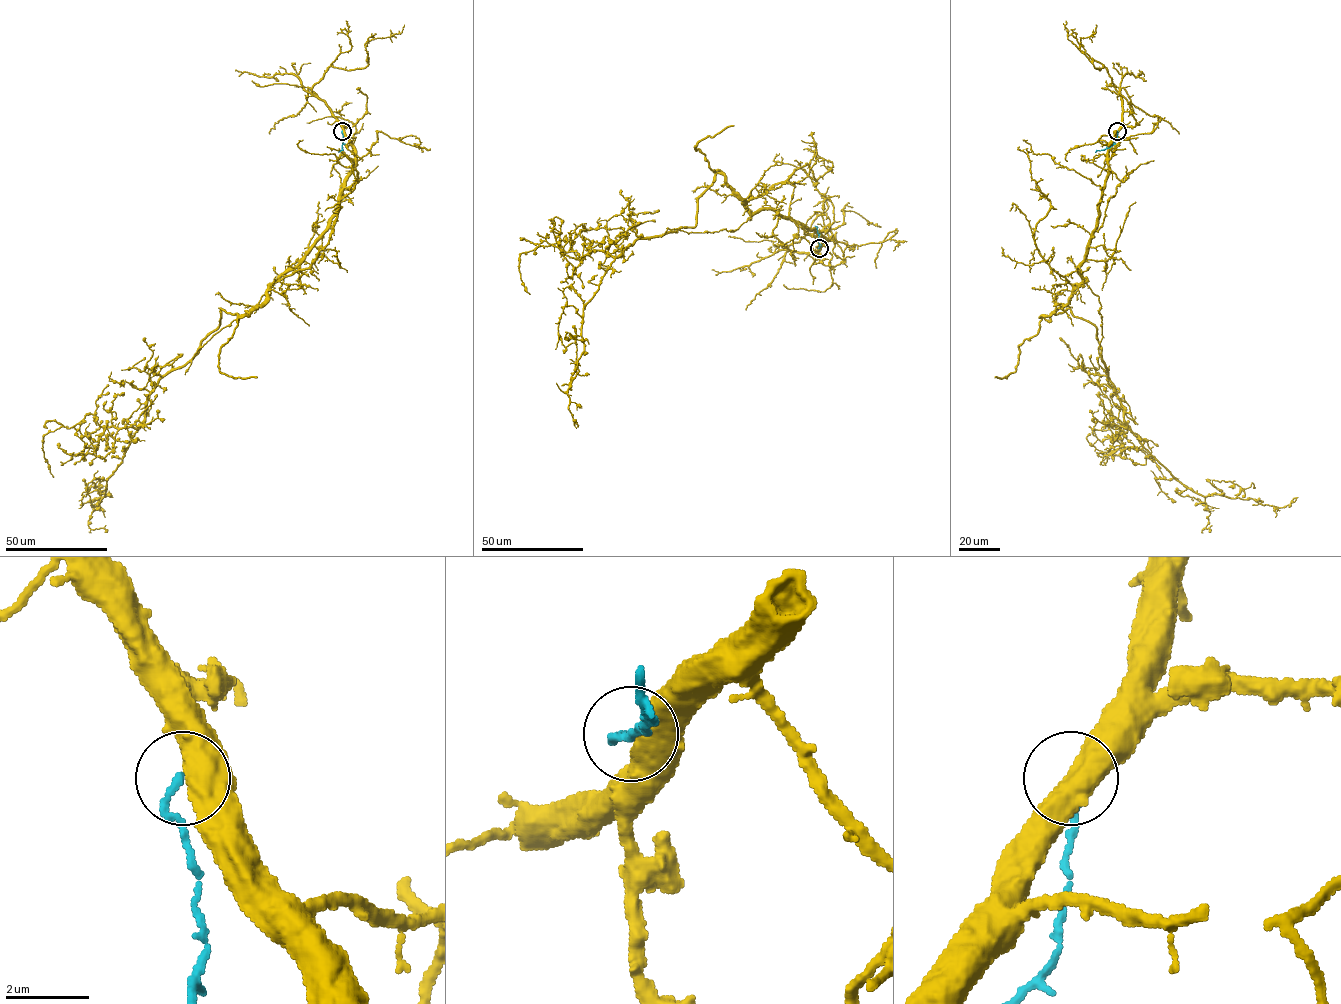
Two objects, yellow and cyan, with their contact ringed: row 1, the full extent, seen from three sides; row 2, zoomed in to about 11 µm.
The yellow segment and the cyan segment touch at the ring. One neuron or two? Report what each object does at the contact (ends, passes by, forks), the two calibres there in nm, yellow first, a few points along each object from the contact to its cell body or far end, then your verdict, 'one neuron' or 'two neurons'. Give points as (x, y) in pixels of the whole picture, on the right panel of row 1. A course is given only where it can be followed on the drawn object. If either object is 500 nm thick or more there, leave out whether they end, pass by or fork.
550/160 nm | yellow via (1117, 131), (1079, 268), (1101, 305), (1098, 354), (1125, 423), (1204, 496), (1282, 507), (1297, 497) | cyan via (1117, 131), (1112, 145), (1095, 152) | two neurons

